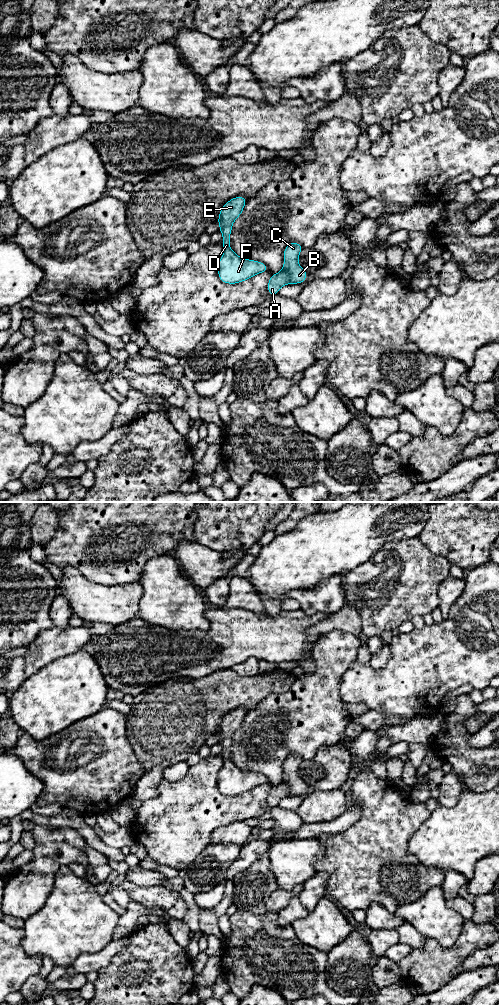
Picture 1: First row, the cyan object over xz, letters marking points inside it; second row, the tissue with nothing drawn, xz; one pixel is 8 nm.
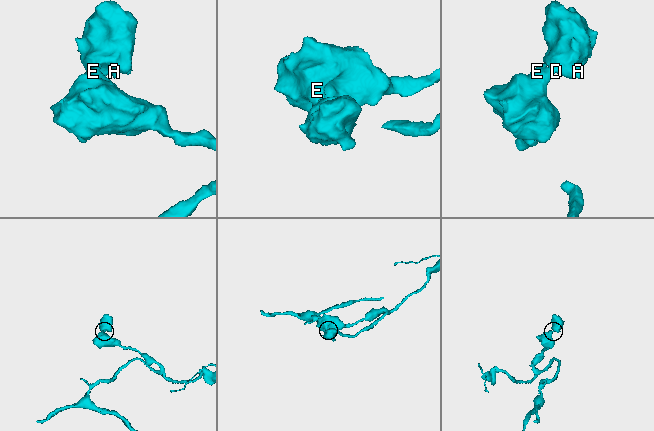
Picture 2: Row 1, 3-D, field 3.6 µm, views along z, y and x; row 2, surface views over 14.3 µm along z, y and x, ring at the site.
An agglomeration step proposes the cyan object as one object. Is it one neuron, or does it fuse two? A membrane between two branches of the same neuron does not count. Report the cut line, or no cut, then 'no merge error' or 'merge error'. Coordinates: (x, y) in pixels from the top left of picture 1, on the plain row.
no cut; no merge error

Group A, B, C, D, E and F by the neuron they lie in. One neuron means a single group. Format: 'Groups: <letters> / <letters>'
Groups: A B C D E F

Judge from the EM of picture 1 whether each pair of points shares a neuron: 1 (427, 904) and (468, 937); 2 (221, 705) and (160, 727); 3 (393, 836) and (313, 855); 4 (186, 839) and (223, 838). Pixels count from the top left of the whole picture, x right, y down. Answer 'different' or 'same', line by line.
1: different
2: same
3: different
4: different

